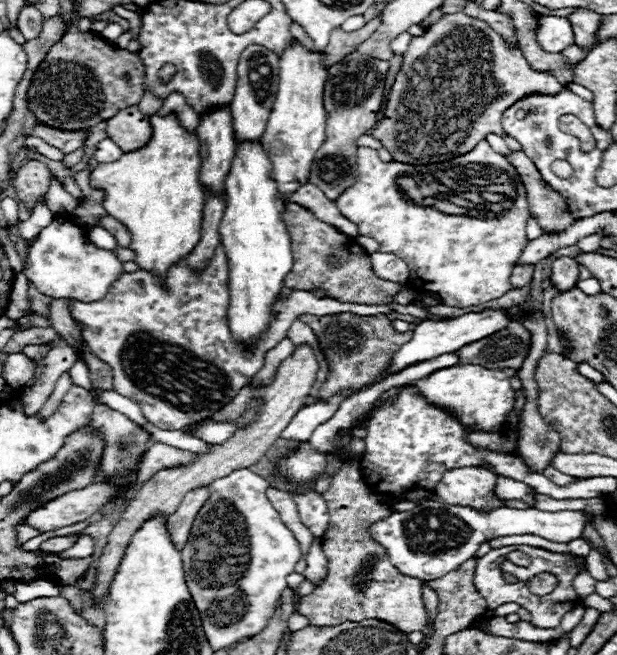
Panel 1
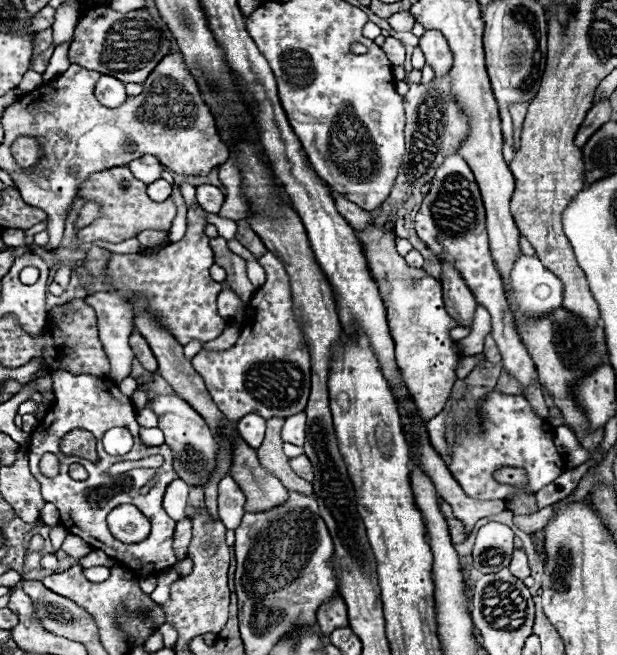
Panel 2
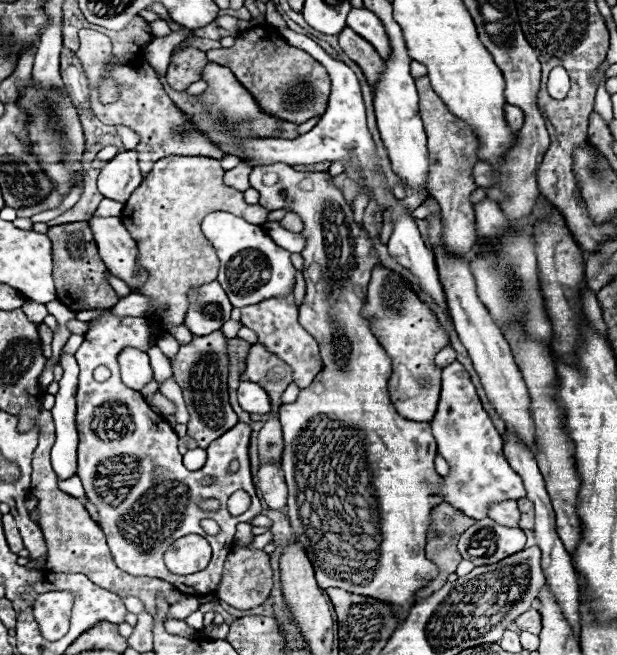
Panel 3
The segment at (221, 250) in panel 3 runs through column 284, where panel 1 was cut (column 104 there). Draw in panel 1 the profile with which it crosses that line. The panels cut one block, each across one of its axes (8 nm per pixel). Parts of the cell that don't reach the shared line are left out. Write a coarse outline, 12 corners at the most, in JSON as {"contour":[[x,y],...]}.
{"contour":[[68,218],[30,246],[22,274],[50,298],[102,300],[124,274]]}

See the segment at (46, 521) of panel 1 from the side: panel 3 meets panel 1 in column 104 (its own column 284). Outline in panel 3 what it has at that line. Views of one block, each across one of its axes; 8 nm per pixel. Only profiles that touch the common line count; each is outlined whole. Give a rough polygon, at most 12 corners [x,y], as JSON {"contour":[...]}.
{"contour":[[260,464],[256,478],[272,510],[284,510],[288,490],[280,466]]}

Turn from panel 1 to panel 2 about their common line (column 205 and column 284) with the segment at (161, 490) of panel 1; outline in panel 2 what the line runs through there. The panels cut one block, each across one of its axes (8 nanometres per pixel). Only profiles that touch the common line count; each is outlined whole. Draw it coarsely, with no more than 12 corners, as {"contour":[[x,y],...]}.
{"contour":[[270,418],[260,464],[288,490],[312,496],[282,452],[284,418]]}

